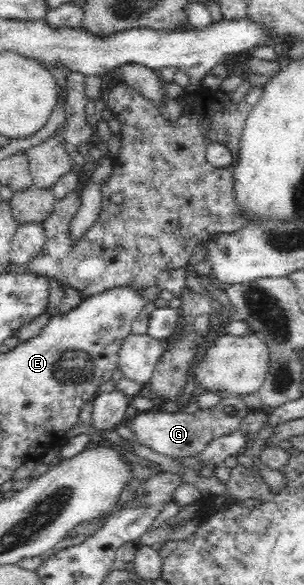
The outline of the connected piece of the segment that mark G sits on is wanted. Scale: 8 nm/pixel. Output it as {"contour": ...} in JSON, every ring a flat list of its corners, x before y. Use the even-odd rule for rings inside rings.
{"contour":[[227,394,223,395,216,405,206,409,200,408,193,413,183,411,164,413,160,409,140,411,135,416,127,419,127,427,135,434,135,440,145,445,145,447,149,447,157,453,180,459,185,456,197,456,207,447,210,441,221,436,237,433,240,430,241,421,251,413,249,410,250,408,242,398],[227,405,233,405,239,413,235,416,225,414,223,407,227,407]]}

